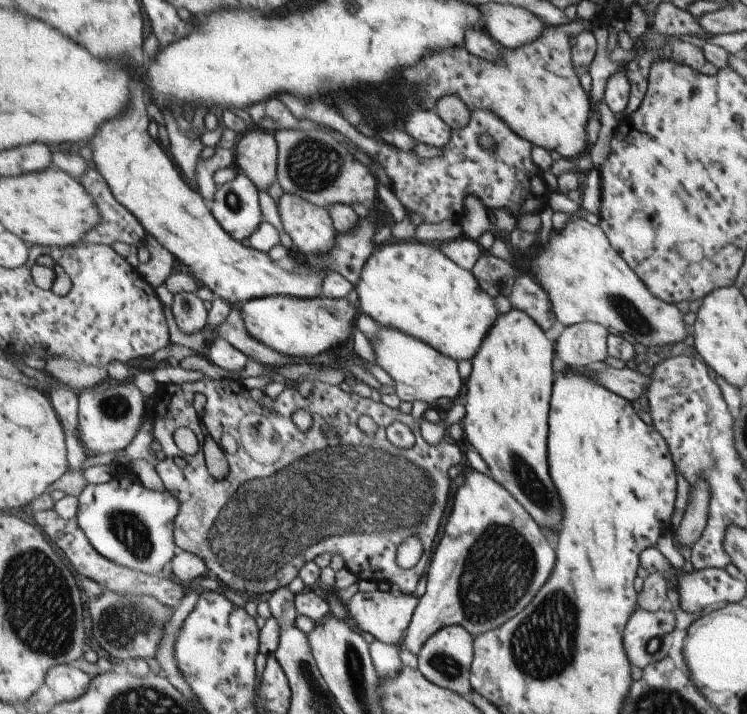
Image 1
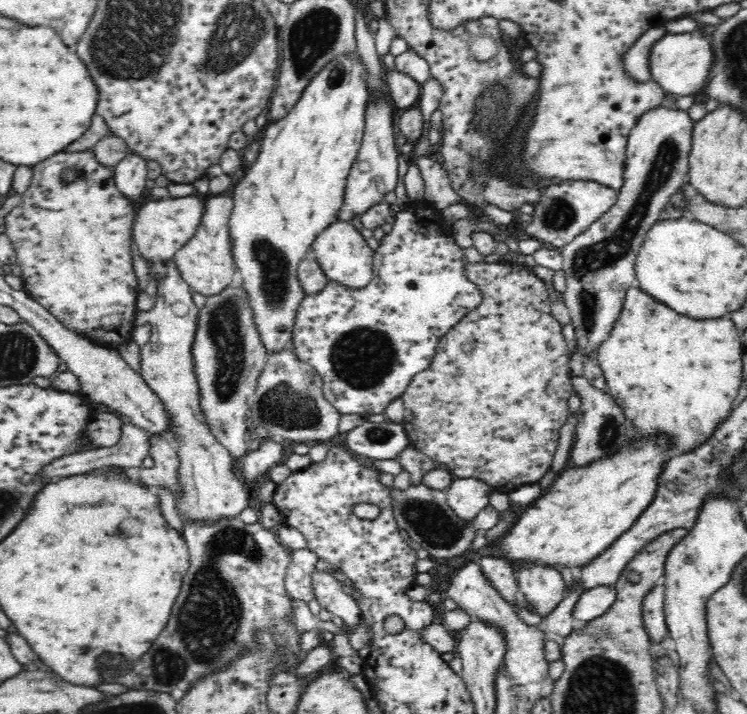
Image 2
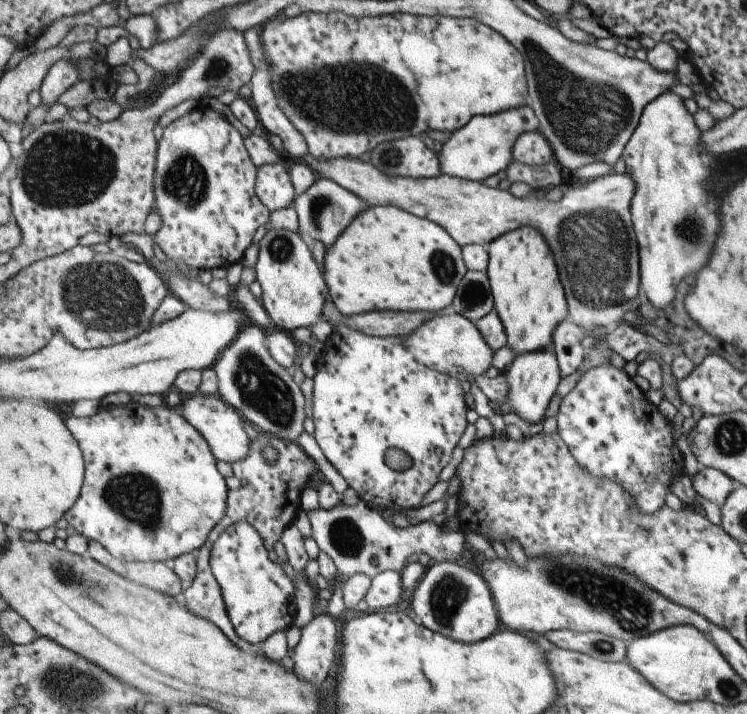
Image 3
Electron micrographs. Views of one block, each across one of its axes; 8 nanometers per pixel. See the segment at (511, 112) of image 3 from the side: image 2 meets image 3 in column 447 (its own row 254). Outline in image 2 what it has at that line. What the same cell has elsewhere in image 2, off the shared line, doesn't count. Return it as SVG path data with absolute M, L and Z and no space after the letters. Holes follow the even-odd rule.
M193 195L147 202L136 210L134 216L133 247L137 245L137 252L149 263L159 267L168 258L173 258L176 251L192 238L201 223L204 209L204 202Z

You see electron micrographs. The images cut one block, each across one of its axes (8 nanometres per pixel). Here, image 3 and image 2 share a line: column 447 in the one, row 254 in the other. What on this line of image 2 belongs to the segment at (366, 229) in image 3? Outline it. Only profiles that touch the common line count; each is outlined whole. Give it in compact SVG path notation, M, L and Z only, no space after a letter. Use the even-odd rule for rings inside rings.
M356 52L350 54L342 54L341 57L331 60L312 80L306 85L300 100L296 102L294 108L284 115L280 120L269 120L264 128L259 132L257 138L260 148L256 156L256 160L248 165L245 170L244 178L236 184L234 192L232 192L232 212L228 218L228 235L230 235L230 243L232 243L233 264L236 267L234 285L244 289L244 294L248 299L252 317L254 317L254 327L256 333L260 337L260 344L266 349L266 354L279 353L281 350L292 347L293 328L297 310L299 309L302 299L306 296L302 285L299 283L298 267L300 262L304 260L306 252L310 250L310 246L316 240L316 237L328 228L332 222L336 222L339 218L340 209L344 204L345 189L347 179L352 166L352 162L356 160L356 154L360 148L360 140L364 134L364 104L368 98L368 89L366 89L366 80L368 69L363 63L361 55Z

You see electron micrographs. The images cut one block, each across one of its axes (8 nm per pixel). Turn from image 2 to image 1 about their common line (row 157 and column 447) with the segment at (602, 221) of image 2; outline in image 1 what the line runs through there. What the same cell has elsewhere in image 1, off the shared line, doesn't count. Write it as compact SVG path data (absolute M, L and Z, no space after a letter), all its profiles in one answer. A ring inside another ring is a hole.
M451 625L442 628L435 636L427 640L423 650L419 652L418 668L435 684L448 688L470 698L474 688L471 684L471 667L474 663L475 636L466 628Z

